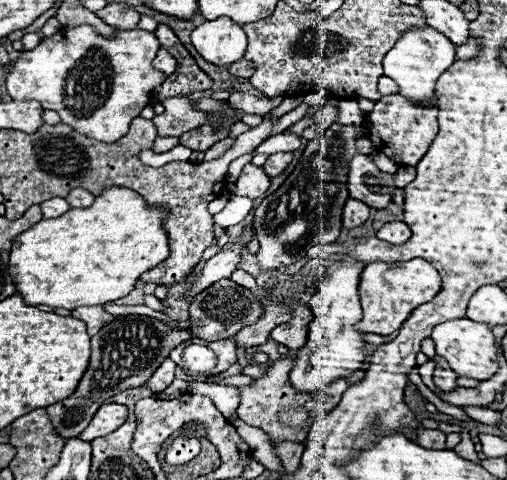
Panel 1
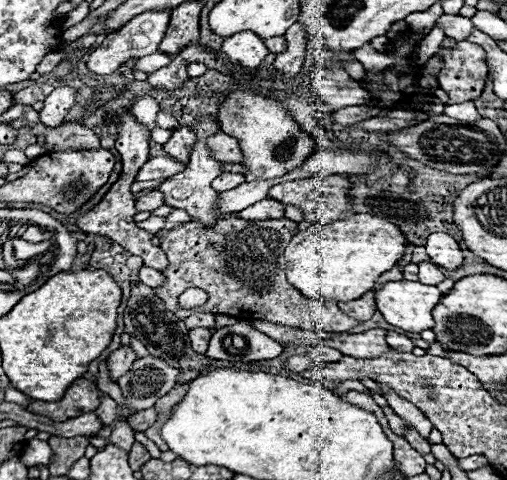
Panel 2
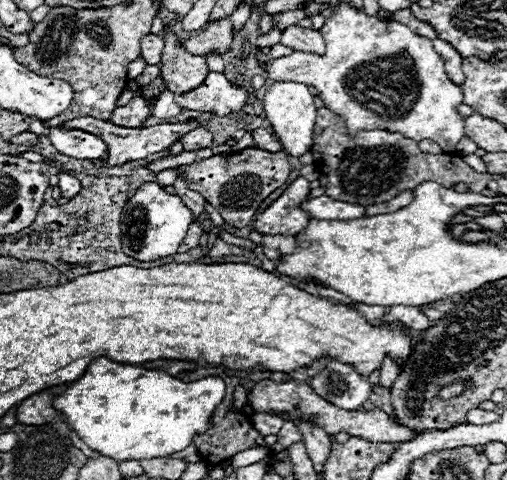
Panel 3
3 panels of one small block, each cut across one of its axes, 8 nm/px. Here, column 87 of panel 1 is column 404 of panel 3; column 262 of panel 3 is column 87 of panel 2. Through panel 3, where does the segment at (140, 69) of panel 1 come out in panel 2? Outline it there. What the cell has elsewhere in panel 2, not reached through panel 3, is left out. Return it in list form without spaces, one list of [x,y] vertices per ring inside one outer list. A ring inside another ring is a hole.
[[[160,10],[160,12],[144,12],[136,18],[132,18],[122,30],[118,32],[112,32],[104,38],[104,42],[100,44],[100,48],[96,48],[86,66],[90,72],[98,74],[98,76],[106,76],[106,74],[112,74],[116,68],[120,68],[122,64],[126,64],[128,60],[138,60],[142,56],[148,56],[148,54],[154,54],[158,50],[158,44],[160,40],[164,38],[164,32],[168,28],[168,20],[170,20],[170,10]]]

